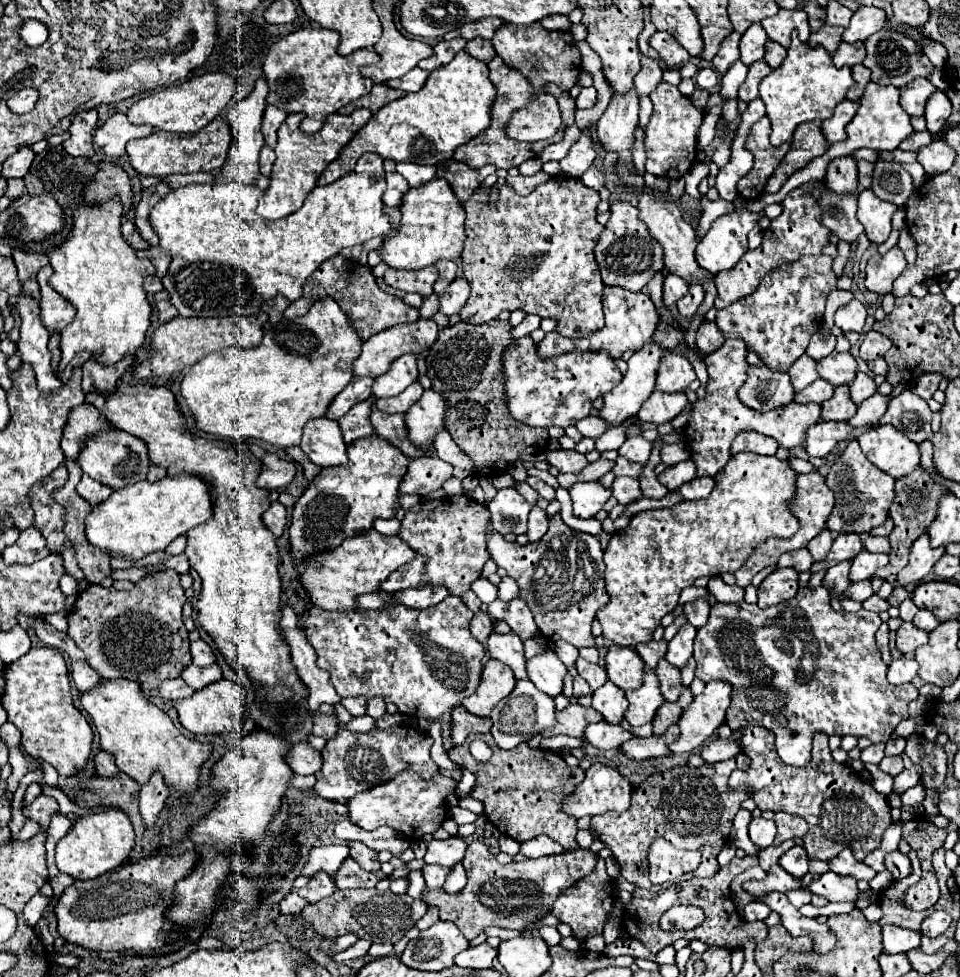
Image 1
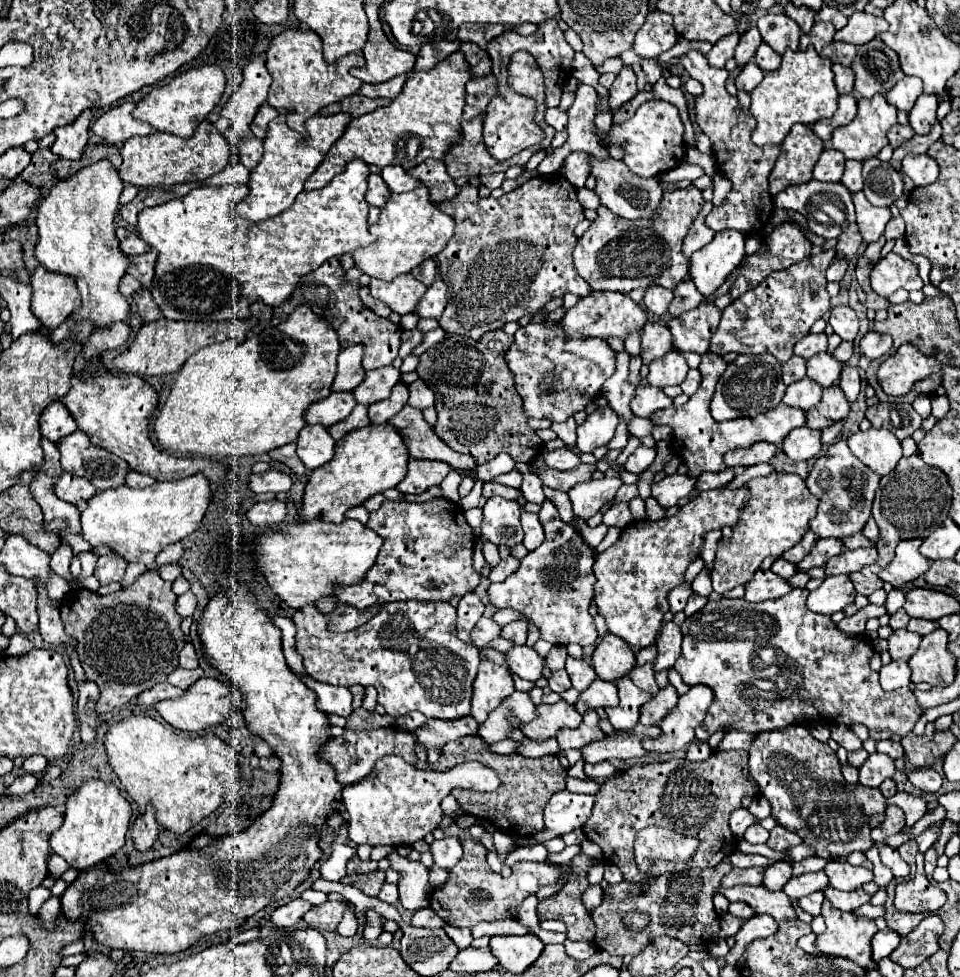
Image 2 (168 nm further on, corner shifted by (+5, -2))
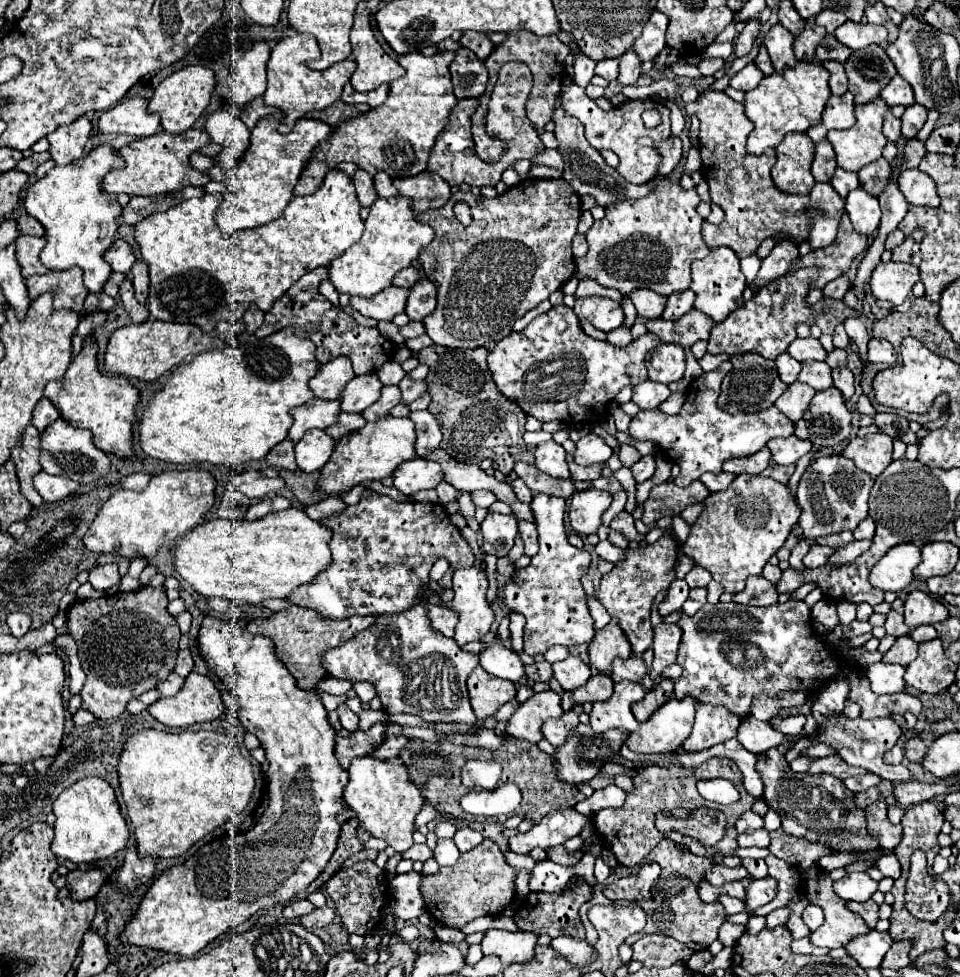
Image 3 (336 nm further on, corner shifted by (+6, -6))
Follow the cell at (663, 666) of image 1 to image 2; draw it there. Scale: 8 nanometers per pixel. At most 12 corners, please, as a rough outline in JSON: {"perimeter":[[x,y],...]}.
{"perimeter":[[650,663],[634,667],[630,677],[650,695],[660,691]]}

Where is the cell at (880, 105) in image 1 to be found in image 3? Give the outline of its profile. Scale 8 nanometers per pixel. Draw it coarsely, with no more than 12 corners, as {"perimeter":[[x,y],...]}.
{"perimeter":[[885,101],[855,105],[855,125],[829,133],[837,167],[877,161]]}

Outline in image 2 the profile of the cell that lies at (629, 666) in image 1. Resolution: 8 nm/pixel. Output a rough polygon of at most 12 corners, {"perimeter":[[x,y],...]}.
{"perimeter":[[612,633],[596,645],[592,665],[614,683],[634,669],[636,655]]}

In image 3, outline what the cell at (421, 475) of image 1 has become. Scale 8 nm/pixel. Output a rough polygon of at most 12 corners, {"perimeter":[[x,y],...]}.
{"perimeter":[[415,457],[393,471],[403,495],[435,489],[437,463]]}

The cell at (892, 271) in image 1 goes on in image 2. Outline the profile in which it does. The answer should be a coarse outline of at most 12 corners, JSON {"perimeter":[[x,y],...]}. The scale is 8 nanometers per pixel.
{"perimeter":[[888,253],[870,271],[880,297],[896,289],[922,290],[912,261]]}

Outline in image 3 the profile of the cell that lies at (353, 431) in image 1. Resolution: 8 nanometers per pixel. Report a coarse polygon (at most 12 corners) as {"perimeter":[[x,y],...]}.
{"perimeter":[[341,413],[325,429],[333,439],[361,429],[367,421],[357,413]]}

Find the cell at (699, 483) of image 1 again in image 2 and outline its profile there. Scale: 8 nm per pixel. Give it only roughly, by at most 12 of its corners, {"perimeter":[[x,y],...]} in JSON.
{"perimeter":[[734,469],[702,473],[696,491],[718,489],[734,479]]}

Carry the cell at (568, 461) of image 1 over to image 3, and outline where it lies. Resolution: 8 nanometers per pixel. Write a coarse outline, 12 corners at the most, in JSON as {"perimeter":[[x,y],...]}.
{"perimeter":[[555,441],[535,449],[535,467],[551,477],[569,477],[565,449]]}

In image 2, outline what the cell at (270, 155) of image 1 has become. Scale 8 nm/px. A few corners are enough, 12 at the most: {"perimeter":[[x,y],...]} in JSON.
{"perimeter":[[248,137],[238,141],[240,163],[254,169],[262,159],[262,139]]}

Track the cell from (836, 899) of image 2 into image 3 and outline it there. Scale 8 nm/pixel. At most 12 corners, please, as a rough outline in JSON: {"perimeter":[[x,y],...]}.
{"perimeter":[[875,901],[847,903],[853,913],[865,919],[869,929],[879,921],[879,905]]}

